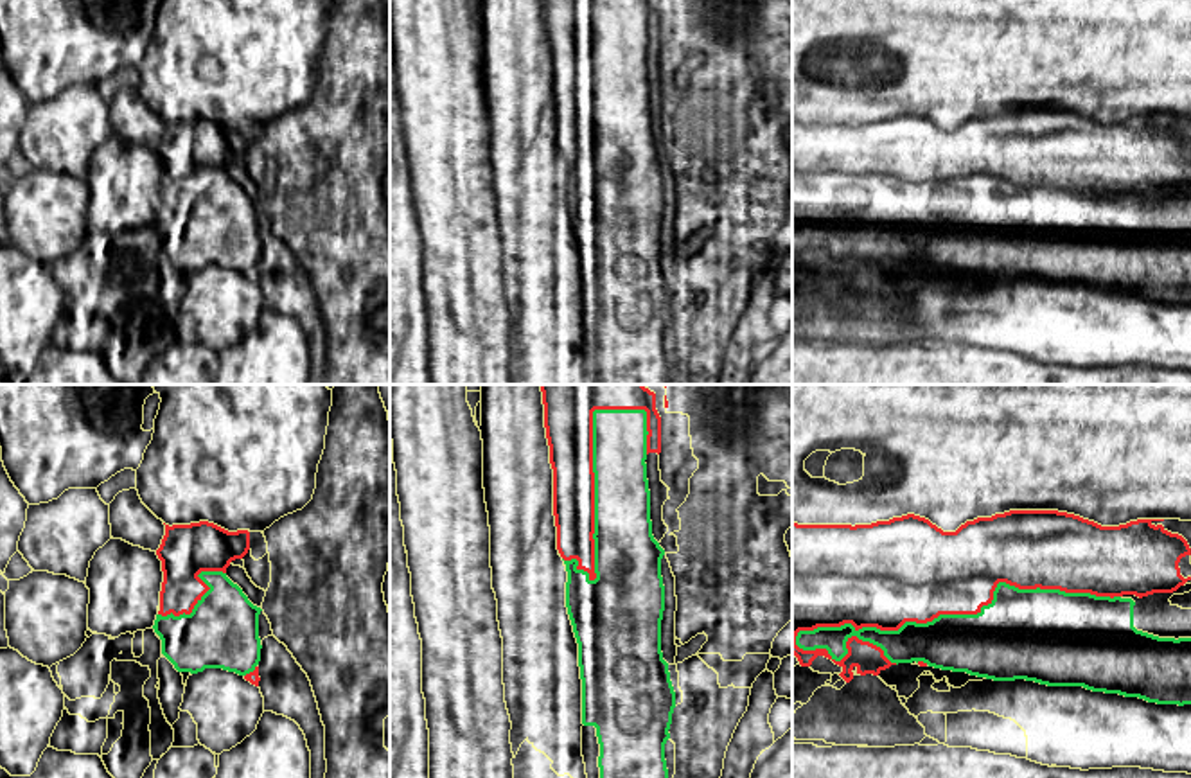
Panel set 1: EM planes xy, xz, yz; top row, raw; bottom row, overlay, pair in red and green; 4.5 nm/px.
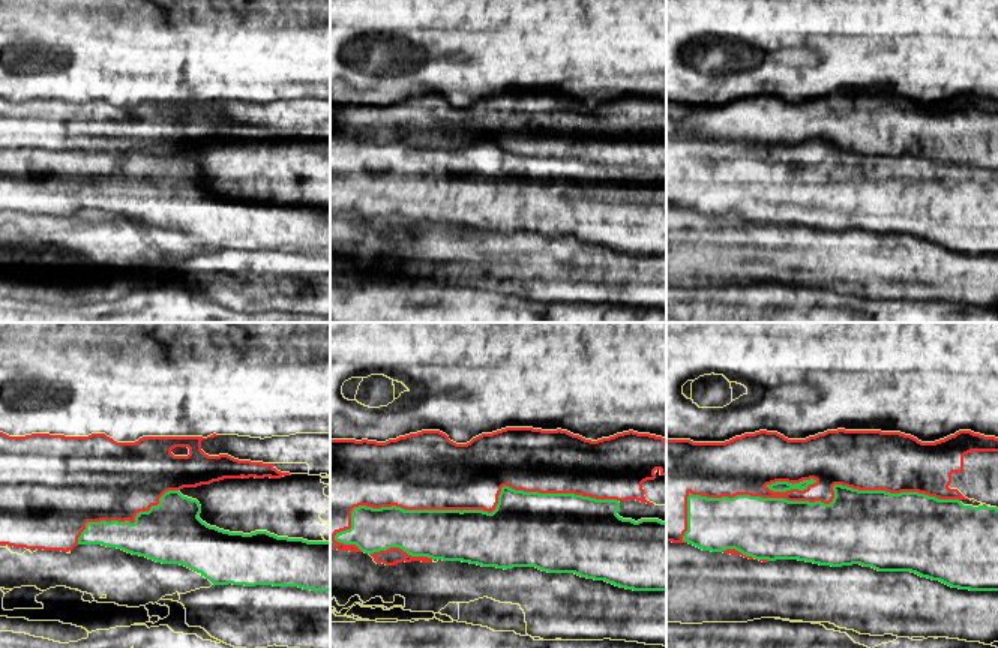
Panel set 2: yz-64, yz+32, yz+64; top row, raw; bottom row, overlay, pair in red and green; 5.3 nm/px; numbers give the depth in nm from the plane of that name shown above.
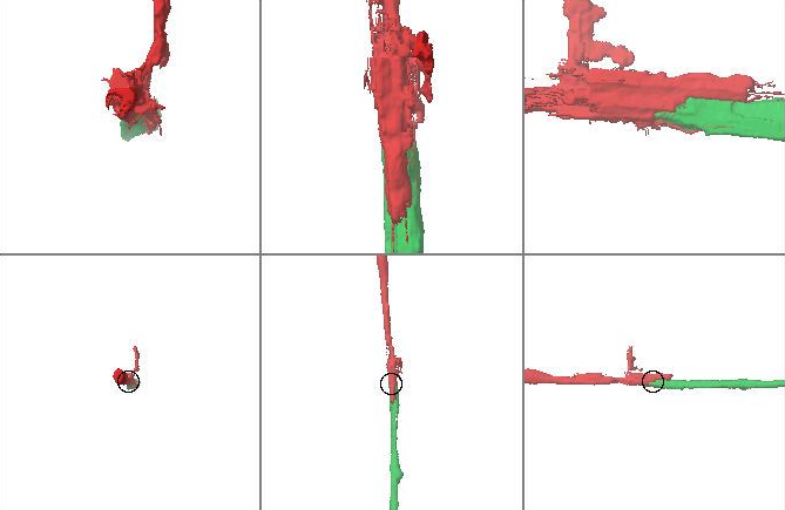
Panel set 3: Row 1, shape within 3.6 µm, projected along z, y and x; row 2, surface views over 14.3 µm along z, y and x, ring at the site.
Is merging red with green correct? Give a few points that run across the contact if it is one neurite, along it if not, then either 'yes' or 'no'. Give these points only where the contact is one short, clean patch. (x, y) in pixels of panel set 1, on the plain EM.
yes

